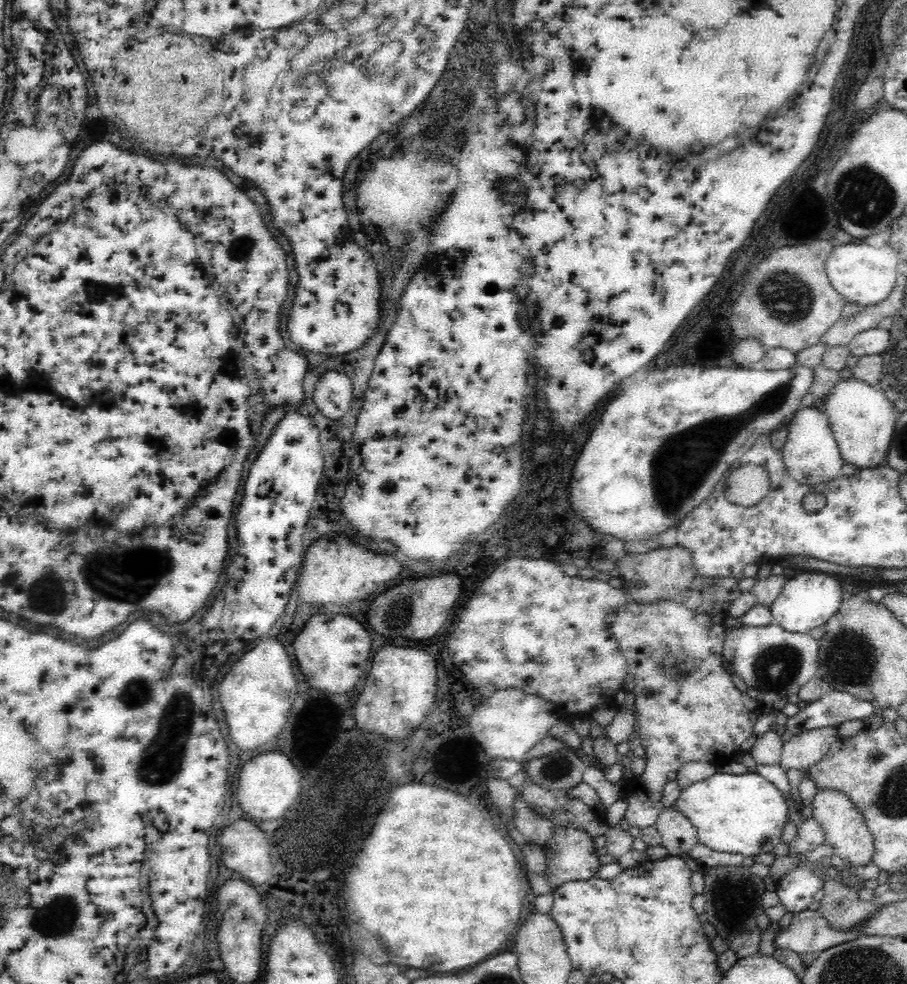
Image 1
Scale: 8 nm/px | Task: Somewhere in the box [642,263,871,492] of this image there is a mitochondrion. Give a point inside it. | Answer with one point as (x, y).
(785, 297)

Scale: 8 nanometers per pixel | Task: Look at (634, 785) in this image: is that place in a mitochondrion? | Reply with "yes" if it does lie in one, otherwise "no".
no

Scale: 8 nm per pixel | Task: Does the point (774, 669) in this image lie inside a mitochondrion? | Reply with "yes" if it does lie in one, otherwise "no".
yes

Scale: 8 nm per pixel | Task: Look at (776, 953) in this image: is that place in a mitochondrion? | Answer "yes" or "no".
no

